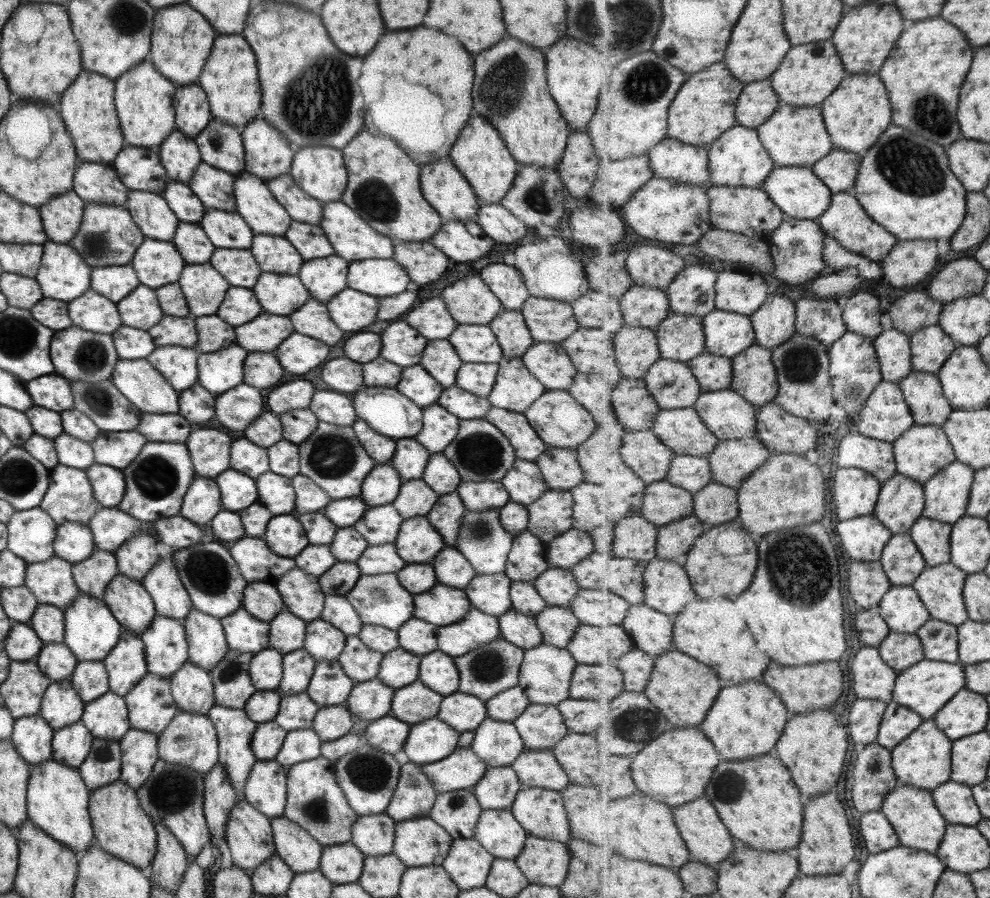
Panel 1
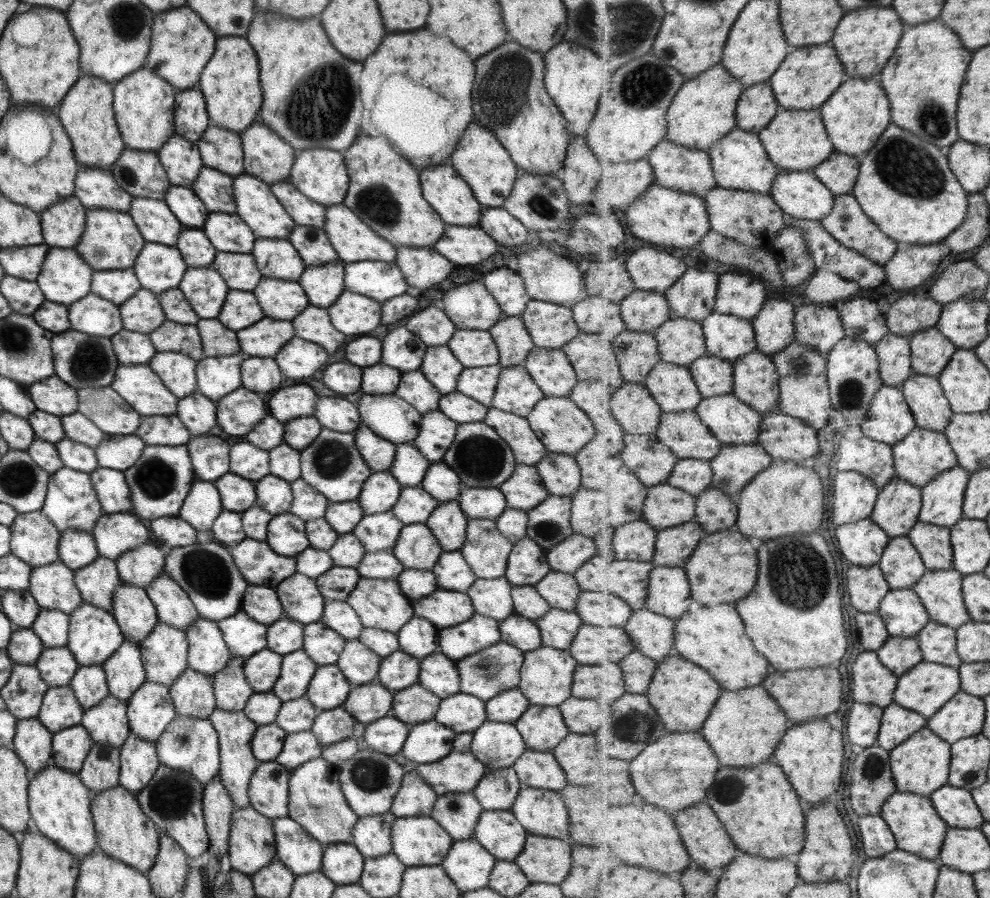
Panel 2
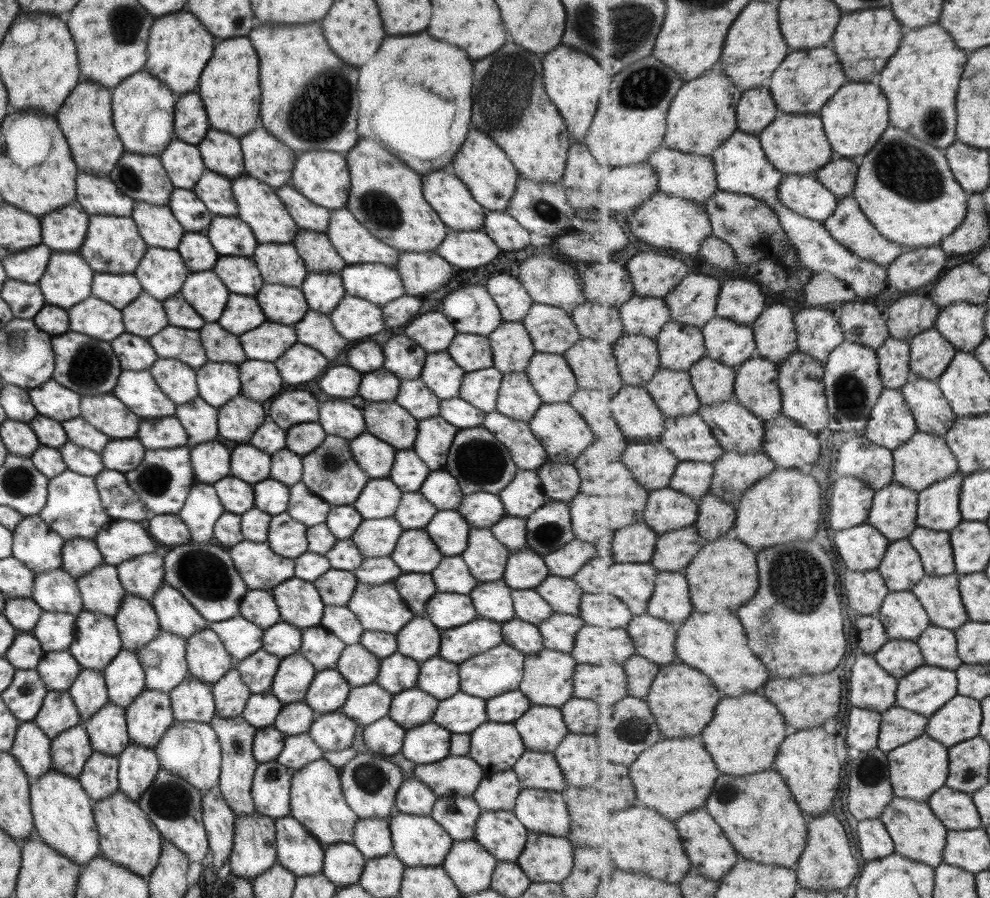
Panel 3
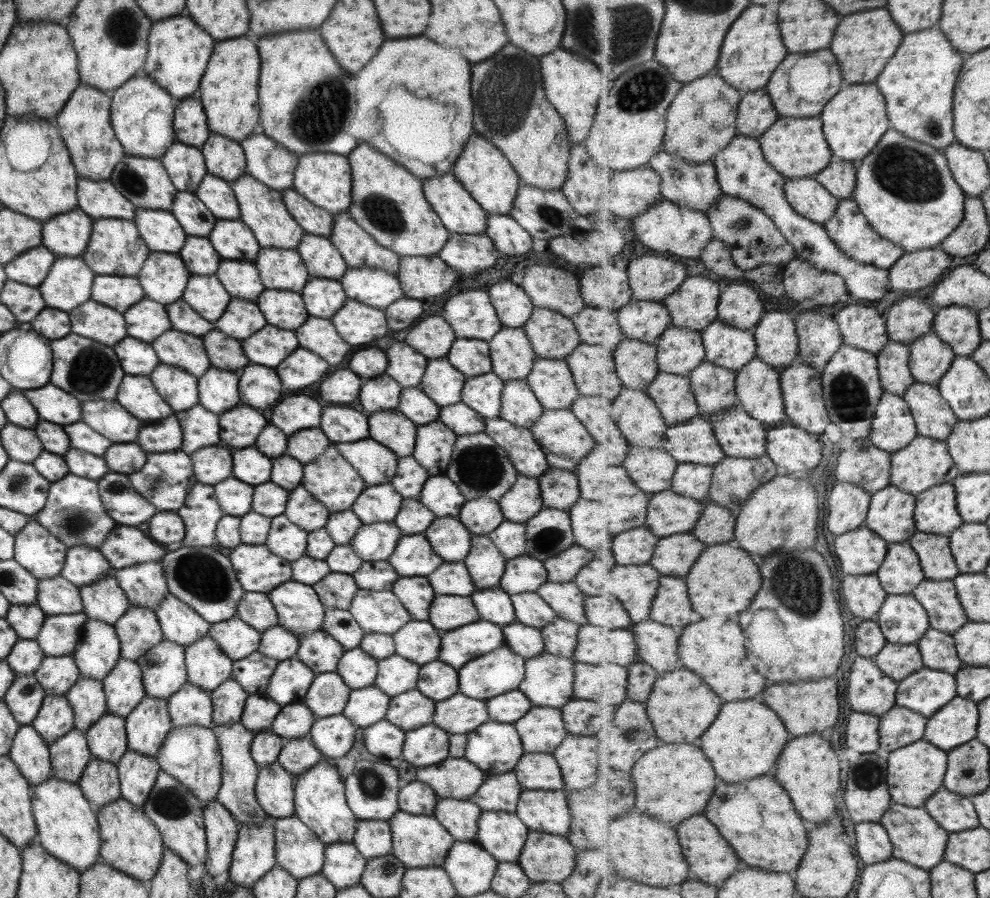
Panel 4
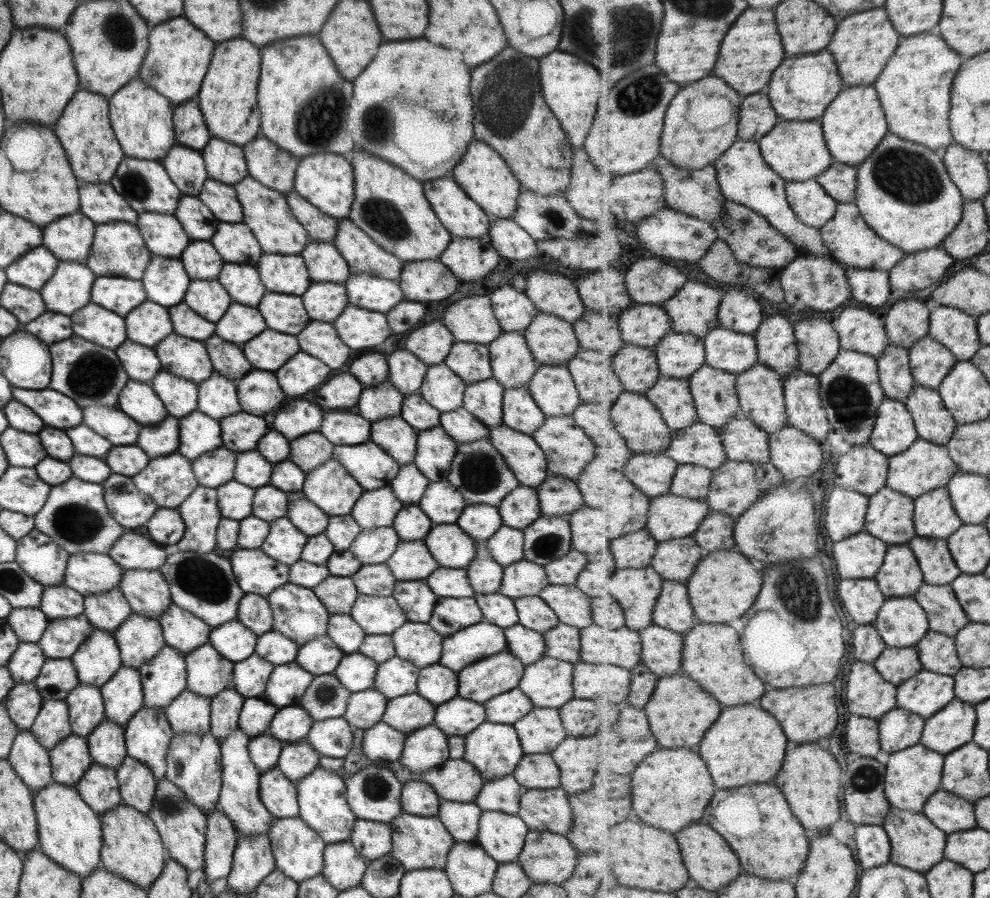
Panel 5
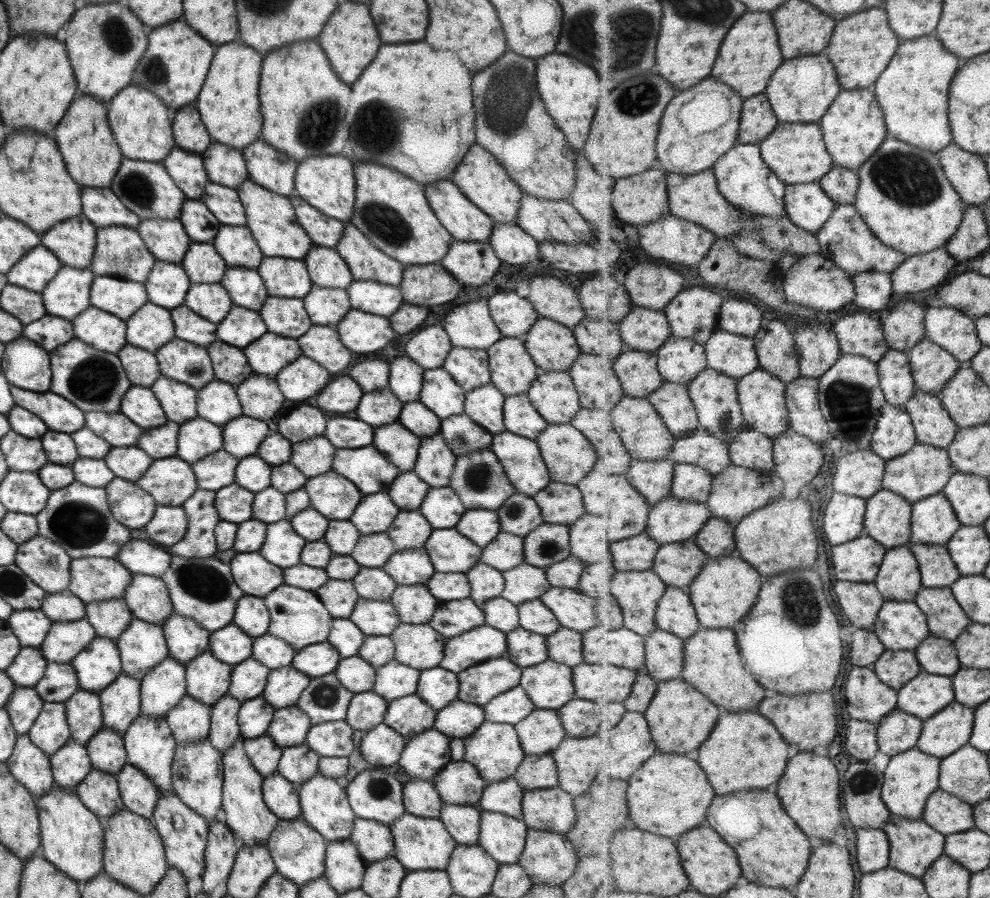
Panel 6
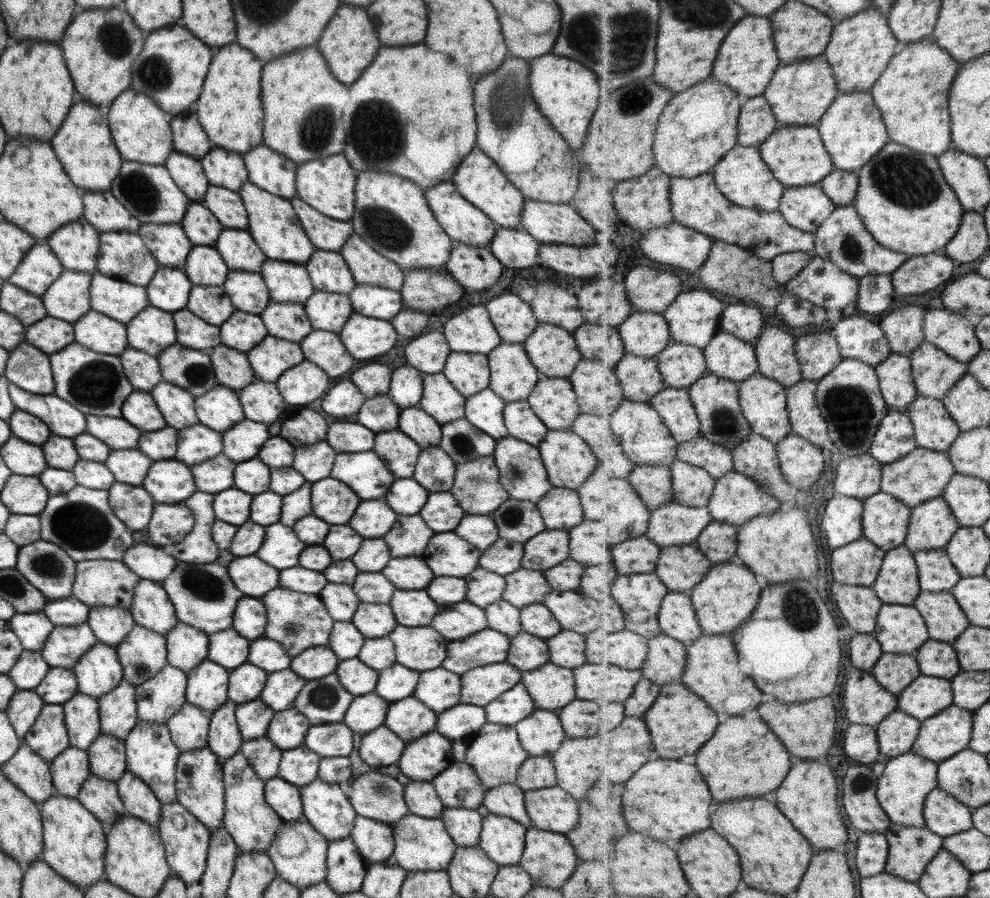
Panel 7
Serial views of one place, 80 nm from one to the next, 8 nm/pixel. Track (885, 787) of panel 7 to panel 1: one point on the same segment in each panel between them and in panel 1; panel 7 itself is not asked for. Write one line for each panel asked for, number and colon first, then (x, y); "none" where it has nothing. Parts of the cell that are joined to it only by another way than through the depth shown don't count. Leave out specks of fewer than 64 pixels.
1: (924, 759)
2: (922, 764)
3: (918, 769)
4: (916, 772)
5: (913, 774)
6: (911, 777)

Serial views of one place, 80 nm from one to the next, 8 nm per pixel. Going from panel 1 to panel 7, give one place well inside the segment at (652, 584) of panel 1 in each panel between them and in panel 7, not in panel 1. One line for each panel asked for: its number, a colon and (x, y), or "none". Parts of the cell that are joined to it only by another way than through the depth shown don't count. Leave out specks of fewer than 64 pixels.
2: (670, 595)
3: (671, 601)
4: (672, 606)
5: (674, 610)
6: (676, 613)
7: (678, 618)

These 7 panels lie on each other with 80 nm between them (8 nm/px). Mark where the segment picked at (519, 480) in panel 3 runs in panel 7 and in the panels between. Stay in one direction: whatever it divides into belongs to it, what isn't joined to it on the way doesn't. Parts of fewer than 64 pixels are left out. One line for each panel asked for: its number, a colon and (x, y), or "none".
4: (521, 501)
5: (519, 508)
6: (518, 515)
7: (516, 521)

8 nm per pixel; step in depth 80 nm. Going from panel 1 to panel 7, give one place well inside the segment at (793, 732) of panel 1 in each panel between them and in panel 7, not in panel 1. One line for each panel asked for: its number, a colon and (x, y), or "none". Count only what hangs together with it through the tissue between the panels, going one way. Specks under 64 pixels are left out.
2: (812, 753)
3: (808, 760)
4: (808, 769)
5: (810, 778)
6: (809, 790)
7: (808, 796)

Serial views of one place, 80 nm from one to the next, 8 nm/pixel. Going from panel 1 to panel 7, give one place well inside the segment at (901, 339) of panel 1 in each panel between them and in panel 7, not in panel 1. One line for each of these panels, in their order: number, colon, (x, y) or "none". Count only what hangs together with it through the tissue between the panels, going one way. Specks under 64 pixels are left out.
2: (895, 352)
3: (895, 367)
4: (894, 360)
5: (897, 379)
6: (896, 377)
7: (897, 382)

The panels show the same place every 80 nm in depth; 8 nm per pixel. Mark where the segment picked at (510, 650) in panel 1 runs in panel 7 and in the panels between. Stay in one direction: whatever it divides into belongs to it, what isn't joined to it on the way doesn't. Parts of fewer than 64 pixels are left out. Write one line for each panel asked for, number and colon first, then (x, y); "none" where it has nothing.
2: (495, 669)
3: (500, 669)
4: (499, 671)
5: (483, 679)
6: (479, 683)
7: (479, 686)

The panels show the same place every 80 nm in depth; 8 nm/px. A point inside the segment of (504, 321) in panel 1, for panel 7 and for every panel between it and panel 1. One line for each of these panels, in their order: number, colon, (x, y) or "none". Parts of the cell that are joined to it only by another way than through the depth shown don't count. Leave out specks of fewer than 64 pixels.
2: (512, 341)
3: (511, 349)
4: (511, 356)
5: (512, 365)
6: (511, 369)
7: (512, 377)

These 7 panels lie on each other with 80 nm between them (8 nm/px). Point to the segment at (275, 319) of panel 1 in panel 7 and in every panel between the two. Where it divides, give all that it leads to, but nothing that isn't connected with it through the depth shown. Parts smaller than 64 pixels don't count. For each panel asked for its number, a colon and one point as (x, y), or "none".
2: (264, 338)
3: (267, 342)
4: (269, 346)
5: (269, 350)
6: (266, 356)
7: (269, 359)

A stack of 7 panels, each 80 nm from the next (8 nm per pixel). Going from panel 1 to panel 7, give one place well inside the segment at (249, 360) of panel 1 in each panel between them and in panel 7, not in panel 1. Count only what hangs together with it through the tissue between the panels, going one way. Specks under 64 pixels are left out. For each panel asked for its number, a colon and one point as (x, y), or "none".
2: (257, 374)
3: (259, 381)
4: (259, 387)
5: (258, 392)
6: (259, 396)
7: (260, 401)

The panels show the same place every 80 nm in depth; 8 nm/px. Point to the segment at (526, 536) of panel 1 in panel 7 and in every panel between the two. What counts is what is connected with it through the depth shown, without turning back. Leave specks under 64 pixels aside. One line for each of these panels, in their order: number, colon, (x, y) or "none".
2: (525, 566)
3: (524, 570)
4: (521, 574)
5: (522, 578)
6: (522, 583)
7: (523, 587)

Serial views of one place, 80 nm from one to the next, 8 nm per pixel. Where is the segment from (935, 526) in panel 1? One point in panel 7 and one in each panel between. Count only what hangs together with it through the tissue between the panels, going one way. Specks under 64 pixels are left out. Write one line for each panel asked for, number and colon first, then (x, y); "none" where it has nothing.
2: (934, 542)
3: (934, 546)
4: (934, 550)
5: (938, 565)
6: (938, 568)
7: (937, 573)

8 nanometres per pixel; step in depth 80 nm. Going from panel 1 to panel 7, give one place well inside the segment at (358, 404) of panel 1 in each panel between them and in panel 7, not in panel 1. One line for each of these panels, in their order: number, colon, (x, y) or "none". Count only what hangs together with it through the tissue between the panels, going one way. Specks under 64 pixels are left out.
2: (386, 415)
3: (387, 421)
4: (390, 428)
5: (393, 435)
6: (400, 447)
7: (398, 453)

